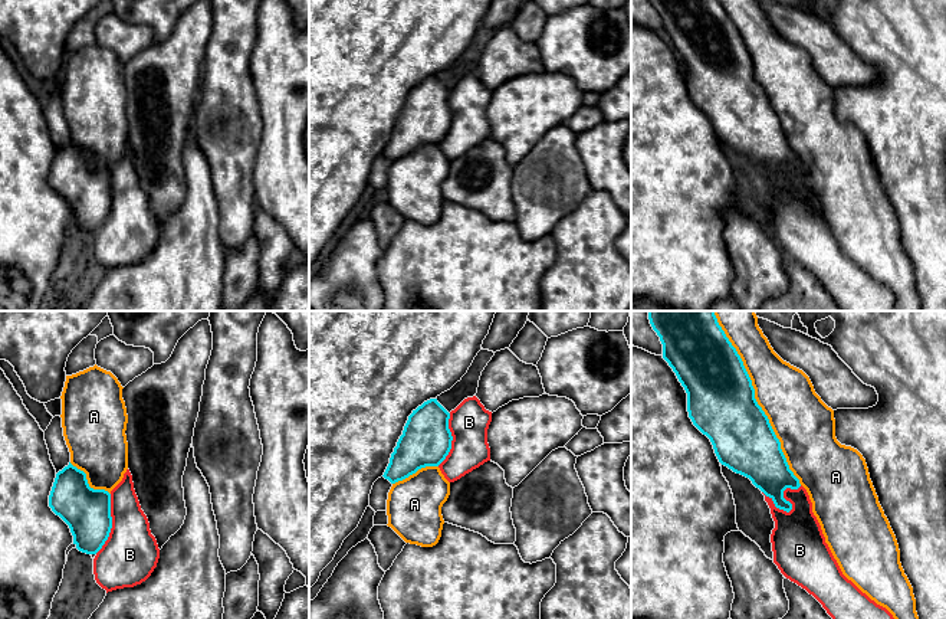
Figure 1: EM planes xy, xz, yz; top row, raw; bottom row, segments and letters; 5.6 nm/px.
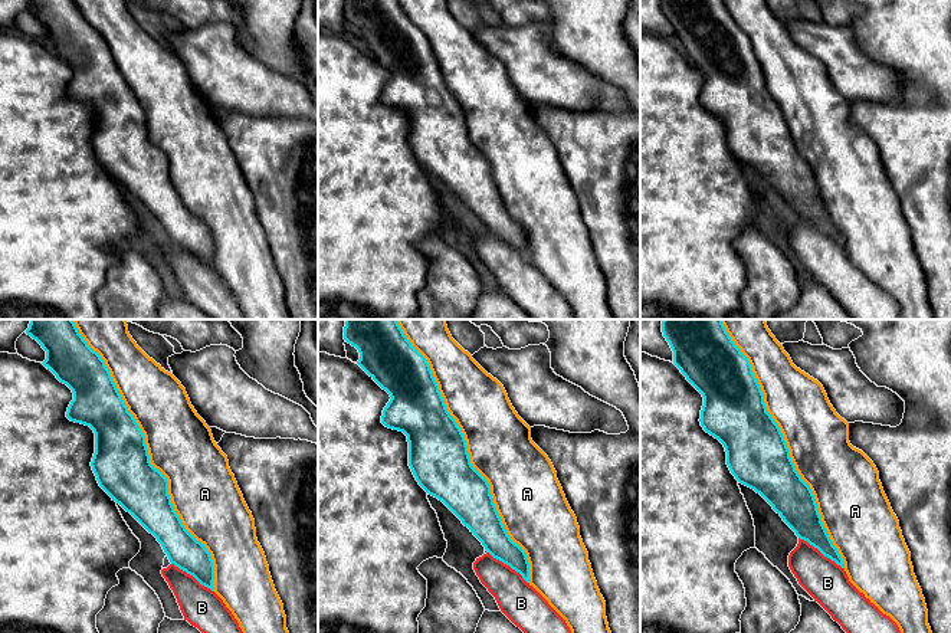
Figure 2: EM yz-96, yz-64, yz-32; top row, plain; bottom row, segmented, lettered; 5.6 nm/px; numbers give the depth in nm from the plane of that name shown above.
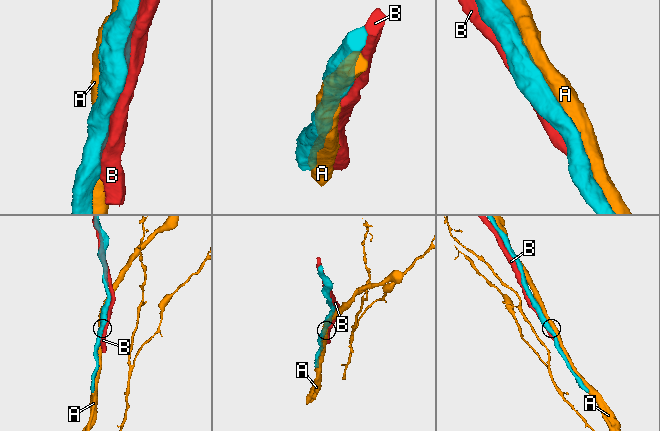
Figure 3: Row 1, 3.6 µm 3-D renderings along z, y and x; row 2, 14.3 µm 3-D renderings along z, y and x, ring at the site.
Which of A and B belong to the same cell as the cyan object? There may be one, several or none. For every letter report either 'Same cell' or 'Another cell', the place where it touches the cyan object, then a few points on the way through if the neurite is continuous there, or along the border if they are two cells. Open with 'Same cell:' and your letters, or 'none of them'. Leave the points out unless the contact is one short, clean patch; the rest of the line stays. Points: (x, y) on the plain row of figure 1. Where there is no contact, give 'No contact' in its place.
Same cell: A
A: Same cell. Touches cyan at yz (756, 81)
B: Another cell. Touches cyan at yz (791, 184)

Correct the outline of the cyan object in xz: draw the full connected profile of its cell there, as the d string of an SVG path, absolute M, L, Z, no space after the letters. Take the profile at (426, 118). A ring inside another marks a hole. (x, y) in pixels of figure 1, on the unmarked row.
M430 76L413 88L382 153L392 161L387 177L387 203L410 222L433 225L441 214L444 202L441 184L450 173L450 160L438 143L451 127L449 96L450 91L437 76Z

